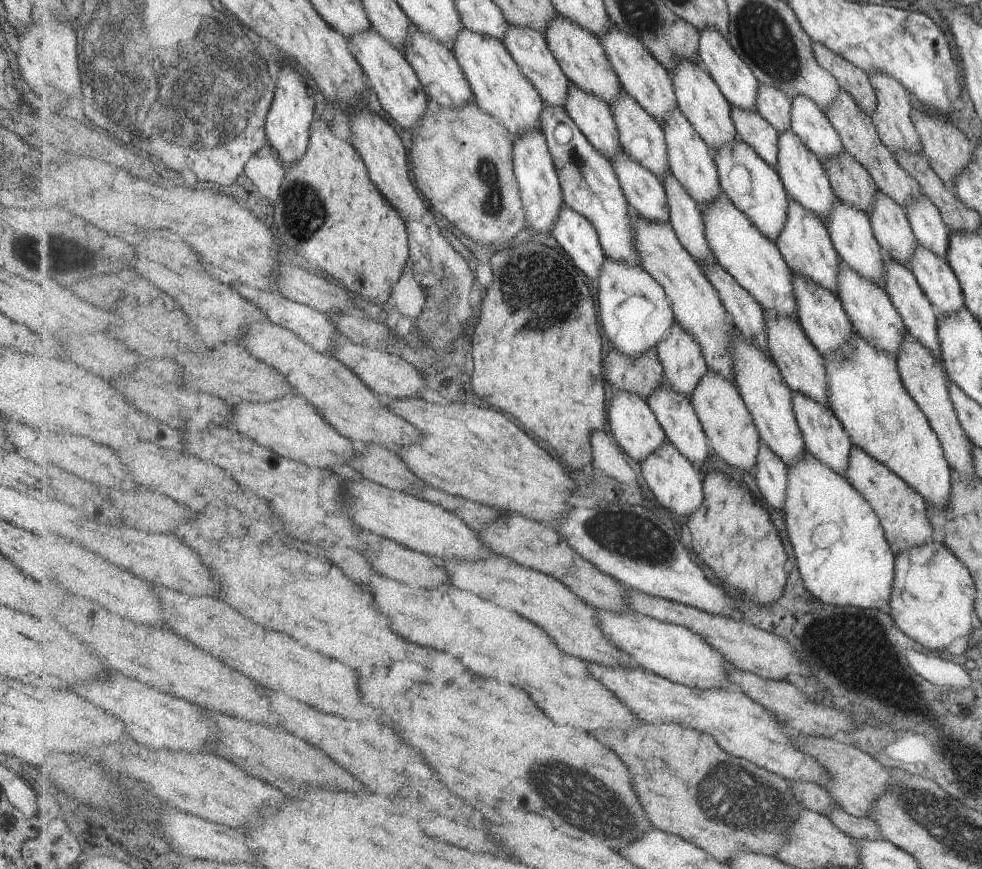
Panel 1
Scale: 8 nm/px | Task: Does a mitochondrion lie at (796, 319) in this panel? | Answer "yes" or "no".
no

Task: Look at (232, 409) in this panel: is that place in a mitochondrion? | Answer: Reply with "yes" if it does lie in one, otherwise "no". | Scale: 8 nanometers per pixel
no

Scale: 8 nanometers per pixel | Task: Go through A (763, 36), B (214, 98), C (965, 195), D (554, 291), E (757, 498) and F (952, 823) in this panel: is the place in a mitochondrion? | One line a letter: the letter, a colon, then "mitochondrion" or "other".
A: mitochondrion
B: mitochondrion
C: other
D: mitochondrion
E: other
F: mitochondrion

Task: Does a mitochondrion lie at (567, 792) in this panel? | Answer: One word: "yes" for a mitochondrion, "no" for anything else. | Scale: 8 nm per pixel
yes

